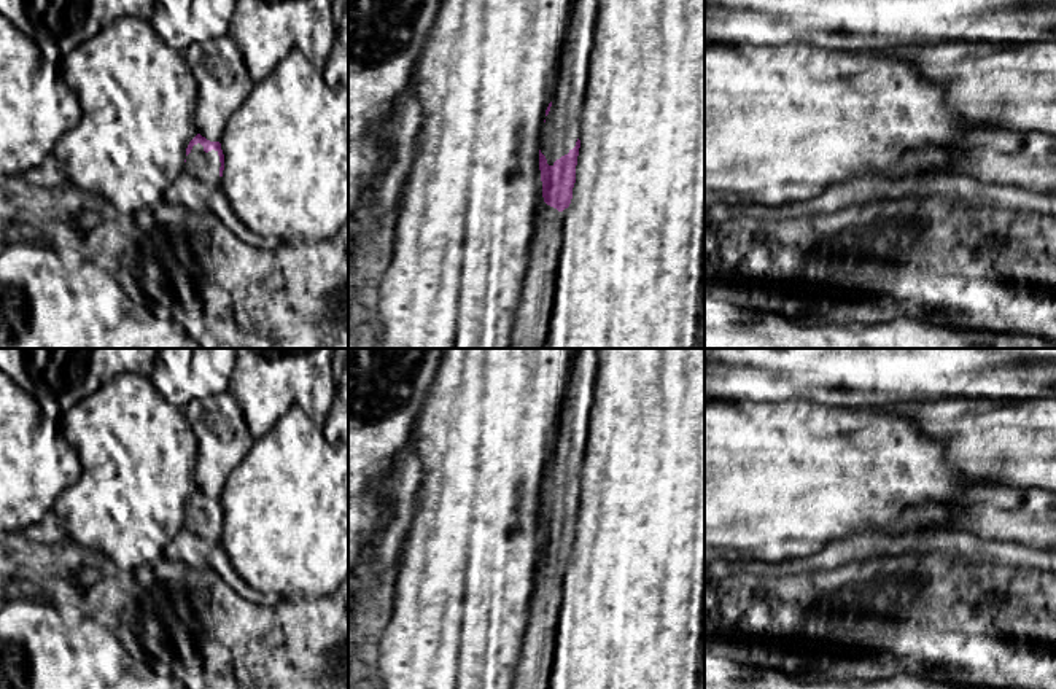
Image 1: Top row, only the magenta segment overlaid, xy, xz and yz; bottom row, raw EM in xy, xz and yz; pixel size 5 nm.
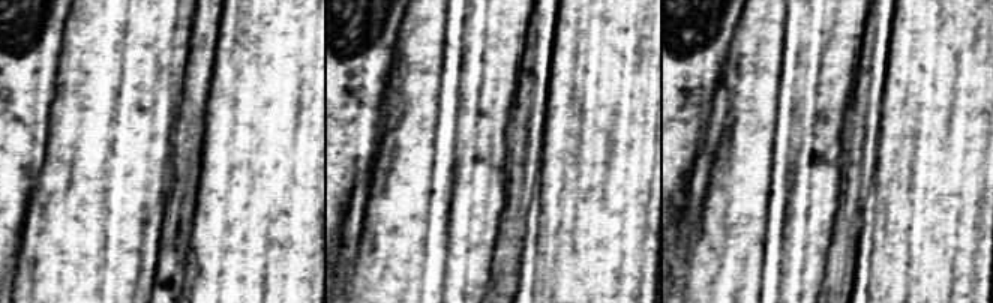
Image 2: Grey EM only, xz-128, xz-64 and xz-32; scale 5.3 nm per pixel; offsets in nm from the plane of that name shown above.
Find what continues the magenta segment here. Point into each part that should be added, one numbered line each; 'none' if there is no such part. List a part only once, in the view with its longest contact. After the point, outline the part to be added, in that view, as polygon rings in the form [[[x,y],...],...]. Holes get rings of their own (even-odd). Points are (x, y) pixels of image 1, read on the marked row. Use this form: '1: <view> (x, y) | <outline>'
1: xy (204, 166) | [[[200,143],[194,145],[191,153],[186,156],[186,162],[183,170],[194,178],[207,183],[212,188],[219,188],[219,156],[218,151],[212,150],[208,153],[204,151]]]
2: xz (531, 323) | [[[550,205],[538,212],[536,231],[530,245],[530,264],[509,348],[544,348],[555,302],[561,218],[561,212]]]

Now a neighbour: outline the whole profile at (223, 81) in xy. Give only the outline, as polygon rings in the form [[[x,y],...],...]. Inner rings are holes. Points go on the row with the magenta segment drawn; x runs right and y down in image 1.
[[[229,37],[192,43],[183,51],[197,83],[194,124],[210,142],[219,142],[231,116],[254,88],[237,43]]]

